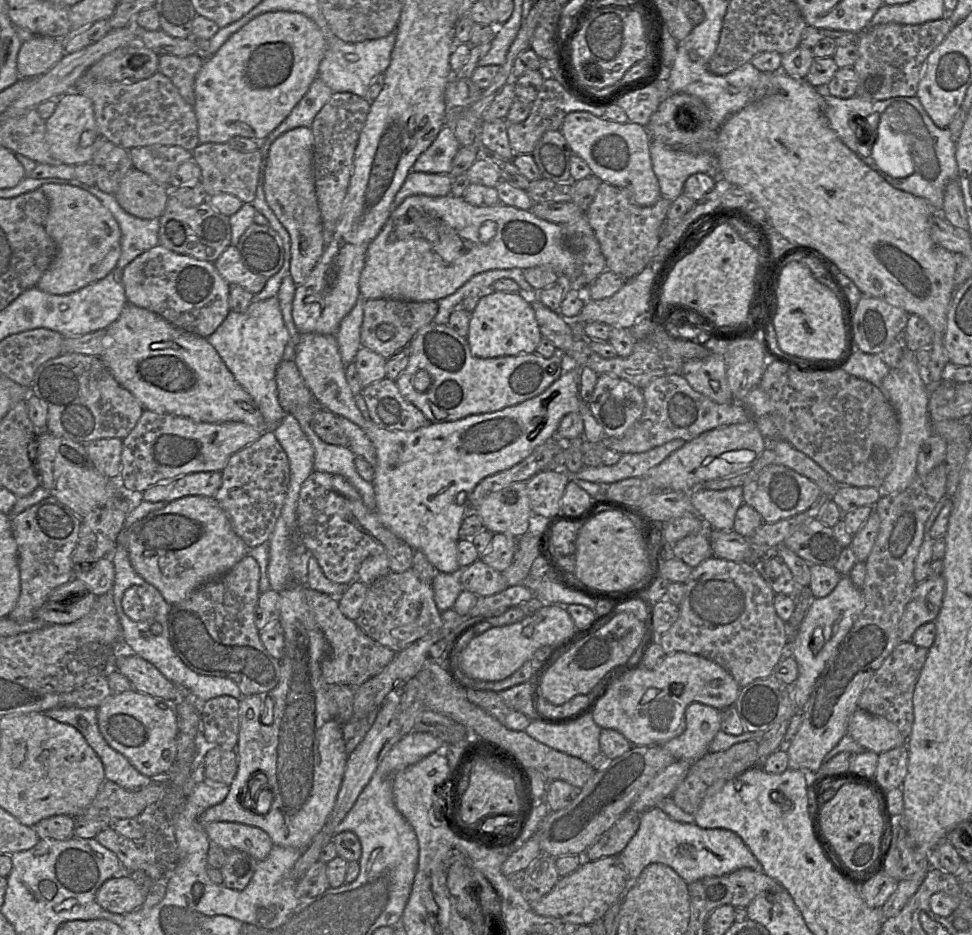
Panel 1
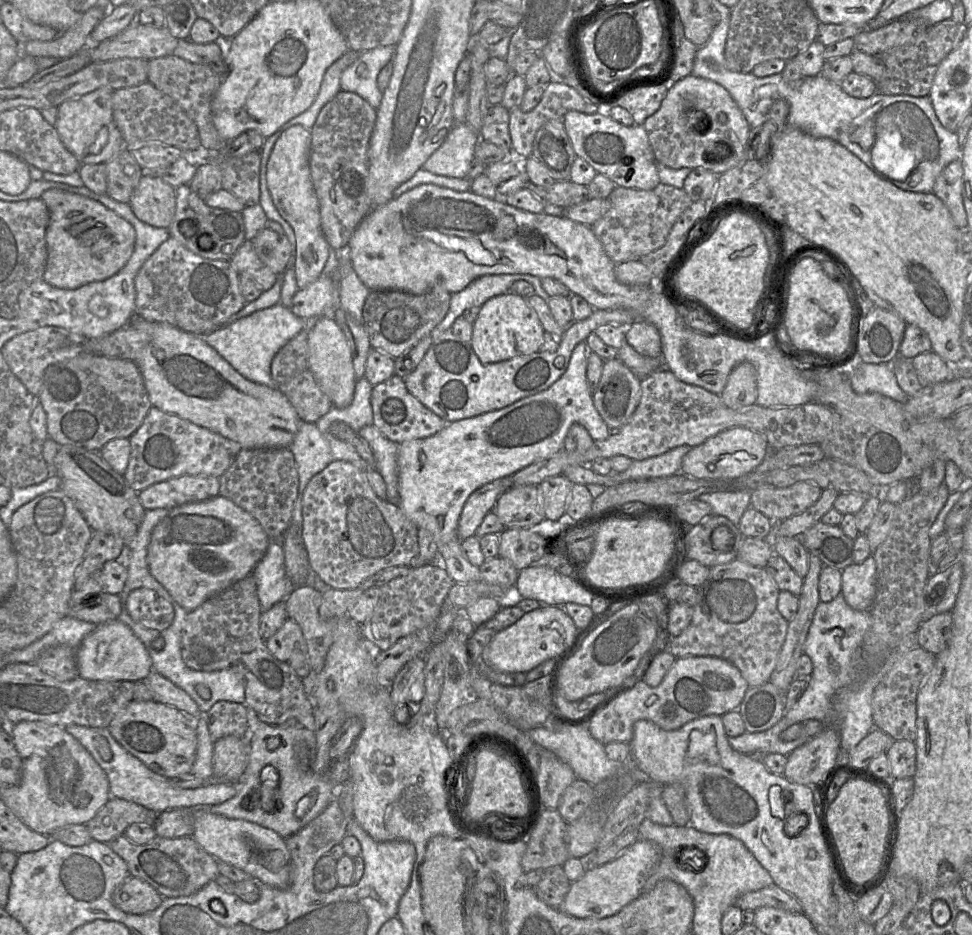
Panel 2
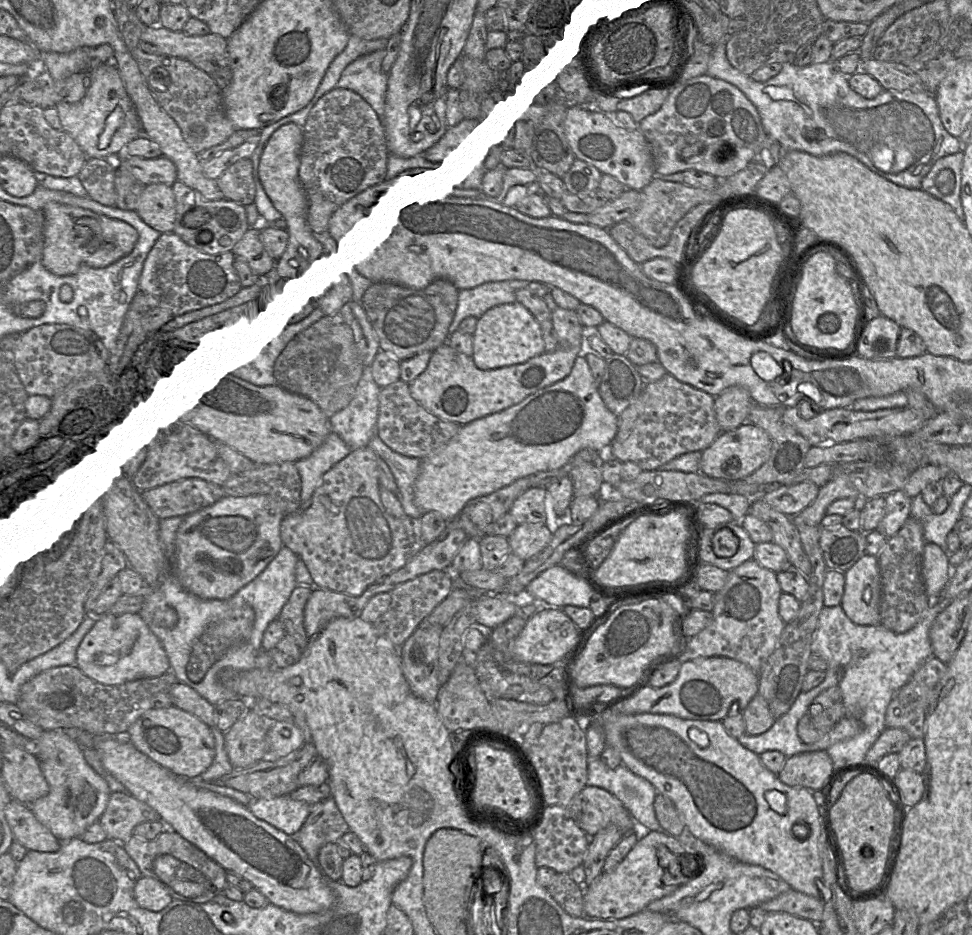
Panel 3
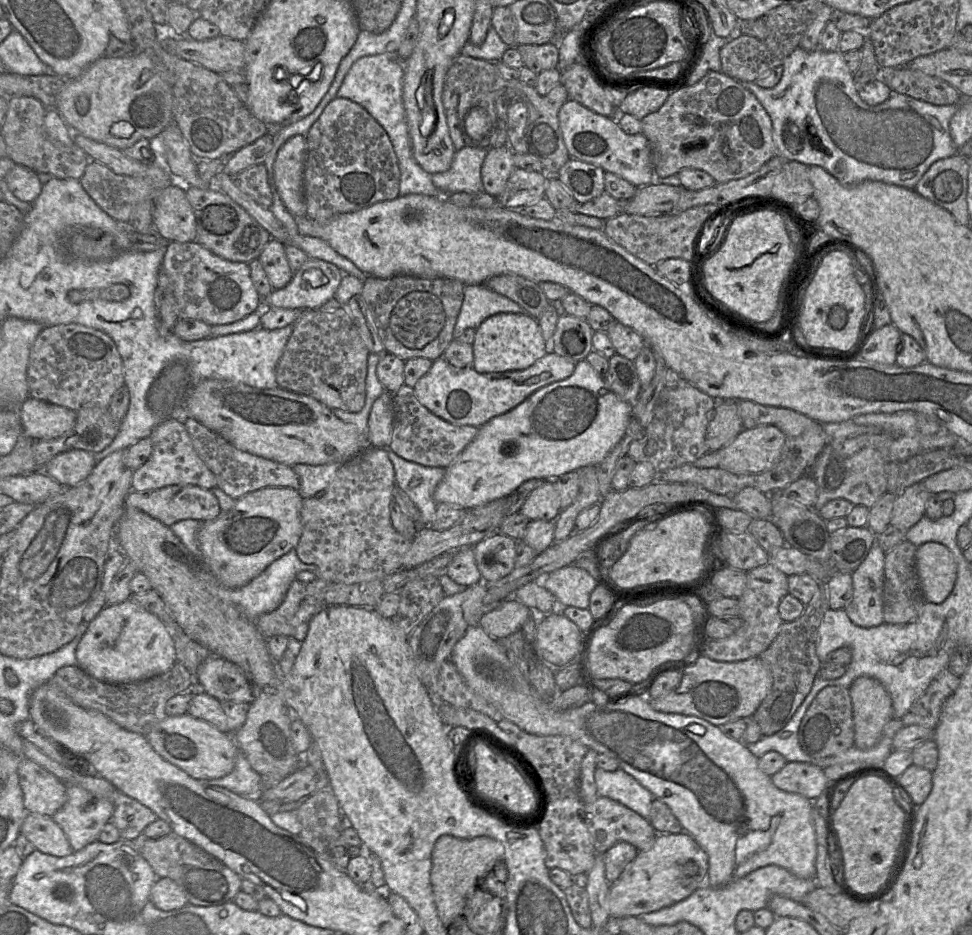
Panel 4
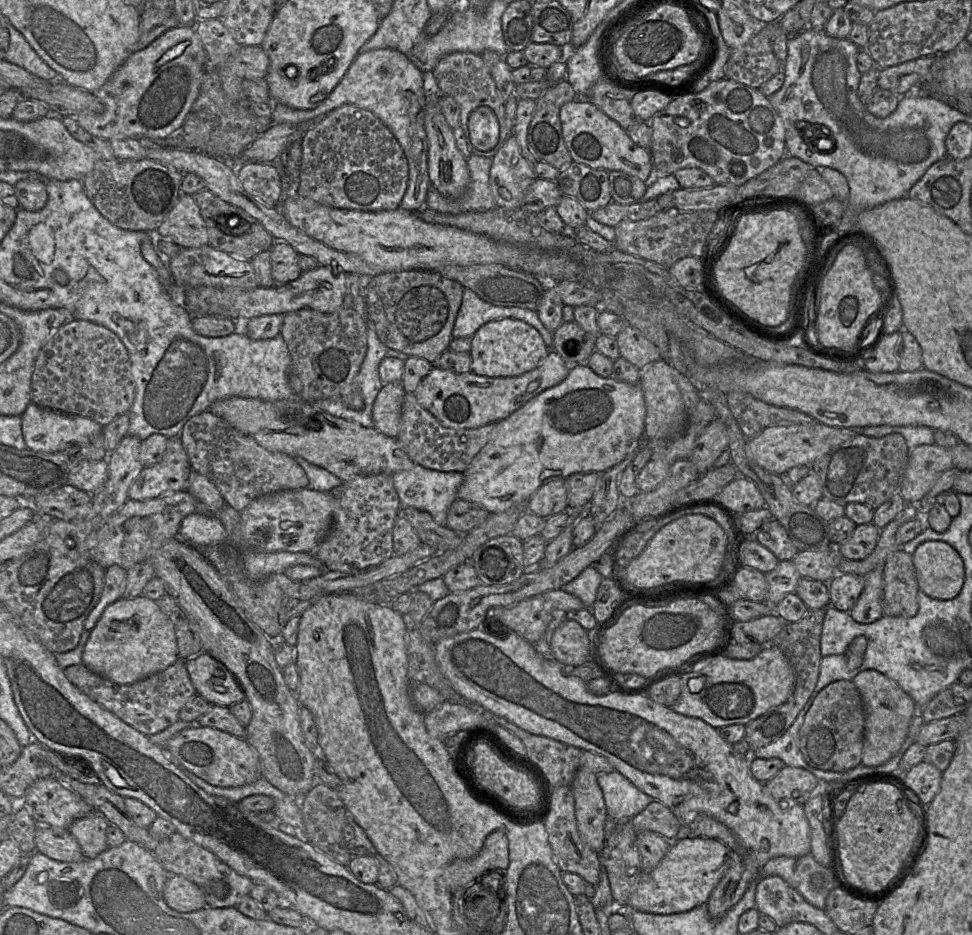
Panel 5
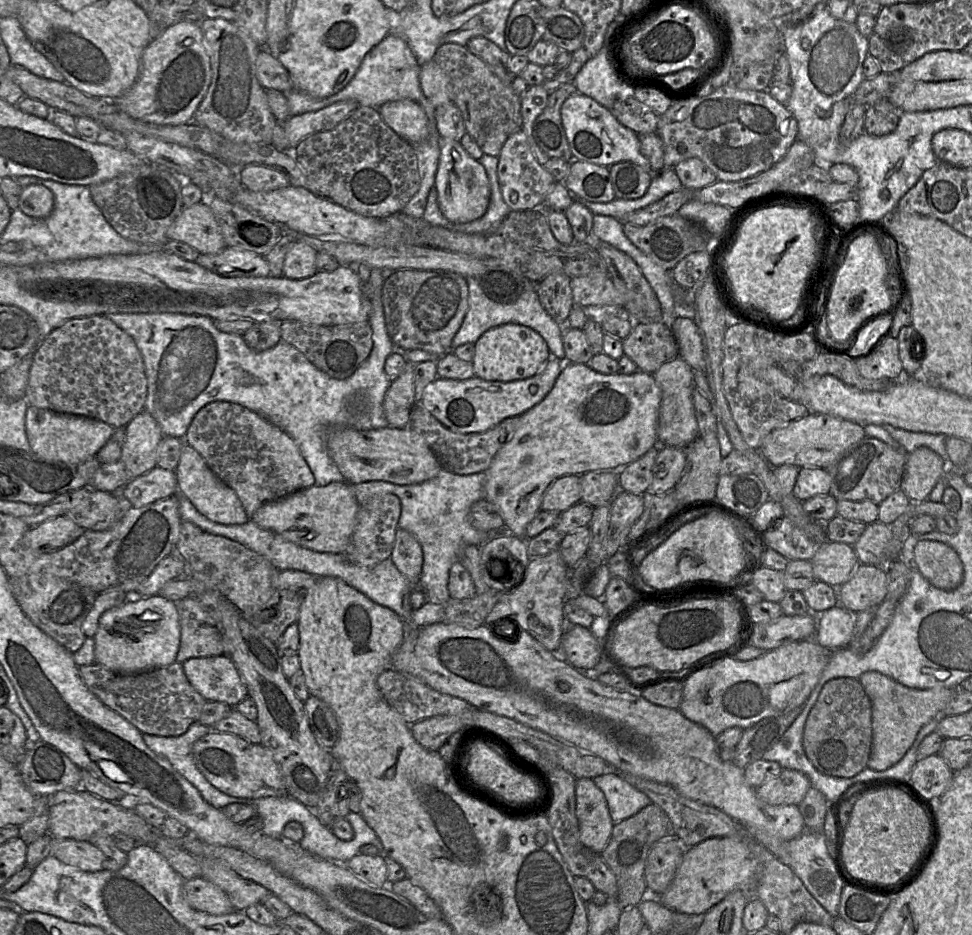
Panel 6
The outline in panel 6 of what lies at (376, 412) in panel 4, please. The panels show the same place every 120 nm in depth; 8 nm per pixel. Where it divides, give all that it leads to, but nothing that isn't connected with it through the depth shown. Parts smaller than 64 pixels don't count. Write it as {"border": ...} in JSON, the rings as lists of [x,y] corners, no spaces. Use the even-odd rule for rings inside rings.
{"border":[[[405,362],[401,374],[390,382],[383,399],[383,412],[388,427],[407,427],[411,411],[417,403],[414,393],[414,363]]]}

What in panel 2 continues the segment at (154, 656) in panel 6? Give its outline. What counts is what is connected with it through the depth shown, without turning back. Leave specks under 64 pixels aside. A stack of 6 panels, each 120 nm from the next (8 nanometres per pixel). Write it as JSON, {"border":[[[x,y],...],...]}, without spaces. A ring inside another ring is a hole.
{"border":[[[115,619],[100,625],[76,648],[79,676],[100,681],[143,681],[153,671],[152,659],[142,641],[131,628]]]}

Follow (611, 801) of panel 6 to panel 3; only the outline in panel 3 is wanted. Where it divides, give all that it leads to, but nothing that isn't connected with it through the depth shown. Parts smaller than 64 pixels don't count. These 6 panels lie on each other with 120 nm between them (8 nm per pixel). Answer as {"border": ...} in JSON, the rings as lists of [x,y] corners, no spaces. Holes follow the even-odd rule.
{"border":[[[588,757],[587,772],[587,785],[602,788],[619,799],[641,831],[661,830],[654,811],[658,792],[649,781],[624,765],[611,769],[600,757]]]}

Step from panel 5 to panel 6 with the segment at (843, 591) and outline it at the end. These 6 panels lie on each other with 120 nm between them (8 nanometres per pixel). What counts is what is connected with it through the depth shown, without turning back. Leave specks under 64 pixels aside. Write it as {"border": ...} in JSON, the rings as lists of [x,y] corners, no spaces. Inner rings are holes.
{"border":[[[859,564],[849,580],[839,588],[839,605],[850,612],[875,610],[886,595],[885,568]]]}

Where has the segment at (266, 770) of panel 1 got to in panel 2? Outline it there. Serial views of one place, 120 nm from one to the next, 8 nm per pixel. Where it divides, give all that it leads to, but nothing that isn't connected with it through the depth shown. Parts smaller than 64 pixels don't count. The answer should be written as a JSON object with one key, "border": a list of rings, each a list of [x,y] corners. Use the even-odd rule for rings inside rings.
{"border":[[[311,699],[297,709],[288,709],[283,714],[267,710],[264,714],[256,713],[247,707],[248,743],[250,746],[249,763],[234,784],[236,795],[221,804],[199,805],[178,808],[158,814],[154,828],[159,837],[179,838],[192,836],[194,820],[199,813],[211,812],[230,819],[242,819],[256,823],[278,833],[284,839],[295,834],[313,819],[319,816],[327,805],[336,797],[337,786],[333,786],[328,774],[318,774],[312,769],[316,755],[316,727],[314,705]],[[267,766],[273,766],[279,773],[278,800],[273,812],[266,812],[262,807],[247,809],[243,800],[255,792],[260,792],[260,772]]]}

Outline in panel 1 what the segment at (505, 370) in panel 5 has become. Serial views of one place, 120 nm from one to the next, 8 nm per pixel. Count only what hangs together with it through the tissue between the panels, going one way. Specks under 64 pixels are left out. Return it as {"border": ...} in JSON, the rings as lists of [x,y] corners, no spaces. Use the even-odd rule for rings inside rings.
{"border":[[[484,292],[470,314],[467,341],[471,353],[479,358],[494,358],[536,351],[542,334],[530,299],[523,292]]]}

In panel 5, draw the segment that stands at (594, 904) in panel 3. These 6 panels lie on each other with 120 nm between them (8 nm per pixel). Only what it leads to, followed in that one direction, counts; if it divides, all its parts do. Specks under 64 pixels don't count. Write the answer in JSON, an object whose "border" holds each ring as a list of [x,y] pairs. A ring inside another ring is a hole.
{"border":[[[682,834],[671,841],[668,852],[652,871],[641,872],[626,910],[670,915],[706,904],[729,867],[730,854],[730,849],[717,839]]]}

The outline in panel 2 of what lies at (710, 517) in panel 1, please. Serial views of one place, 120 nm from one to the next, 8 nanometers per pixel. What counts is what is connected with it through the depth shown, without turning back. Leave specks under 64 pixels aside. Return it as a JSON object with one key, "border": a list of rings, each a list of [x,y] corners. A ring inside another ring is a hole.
{"border":[[[751,491],[704,493],[697,499],[709,504],[713,515],[724,516],[738,526],[743,513],[750,507]]]}

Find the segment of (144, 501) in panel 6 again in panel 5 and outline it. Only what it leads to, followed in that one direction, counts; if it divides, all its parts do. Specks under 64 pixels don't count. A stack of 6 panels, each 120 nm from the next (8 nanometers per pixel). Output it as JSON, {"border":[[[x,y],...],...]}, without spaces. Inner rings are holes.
{"border":[[[180,436],[167,438],[163,458],[153,466],[144,467],[128,490],[128,499],[142,501],[164,494],[186,490],[192,471]]]}

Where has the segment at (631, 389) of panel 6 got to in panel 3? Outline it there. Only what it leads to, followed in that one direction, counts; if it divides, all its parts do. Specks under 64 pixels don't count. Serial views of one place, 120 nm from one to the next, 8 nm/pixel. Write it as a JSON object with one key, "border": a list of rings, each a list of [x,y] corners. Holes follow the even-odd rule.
{"border":[[[583,353],[579,354],[575,359],[570,374],[564,379],[530,394],[518,404],[461,425],[457,434],[453,436],[444,446],[441,446],[430,455],[421,459],[419,474],[414,485],[414,503],[423,514],[429,511],[437,511],[441,513],[448,521],[455,519],[470,500],[476,497],[491,494],[513,483],[519,478],[530,477],[542,471],[568,467],[573,456],[584,448],[590,448],[598,452],[605,452],[617,434],[618,419],[619,416],[610,411],[603,402],[598,391],[598,384],[591,373],[585,355]]]}

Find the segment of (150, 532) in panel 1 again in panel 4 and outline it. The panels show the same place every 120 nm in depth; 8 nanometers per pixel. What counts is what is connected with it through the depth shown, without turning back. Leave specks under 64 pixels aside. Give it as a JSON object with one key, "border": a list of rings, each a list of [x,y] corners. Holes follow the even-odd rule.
{"border":[[[283,487],[262,488],[235,500],[233,508],[221,510],[215,519],[202,522],[197,534],[201,562],[223,586],[231,589],[245,586],[273,561],[295,549],[302,534],[300,512],[303,500],[297,489]]]}

